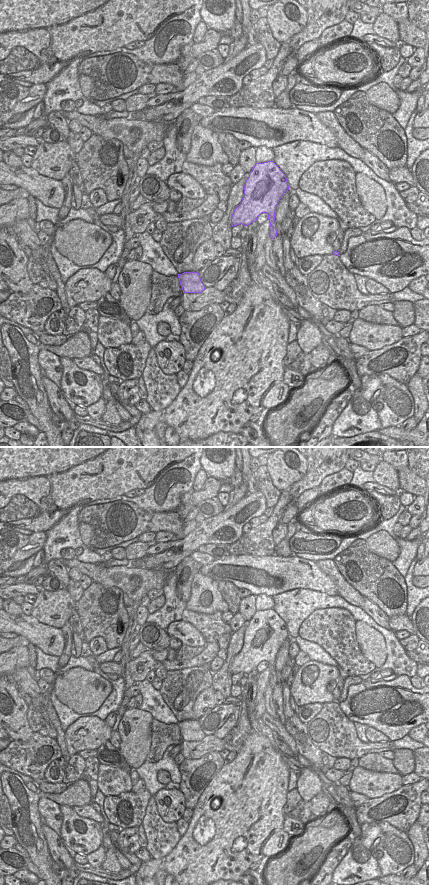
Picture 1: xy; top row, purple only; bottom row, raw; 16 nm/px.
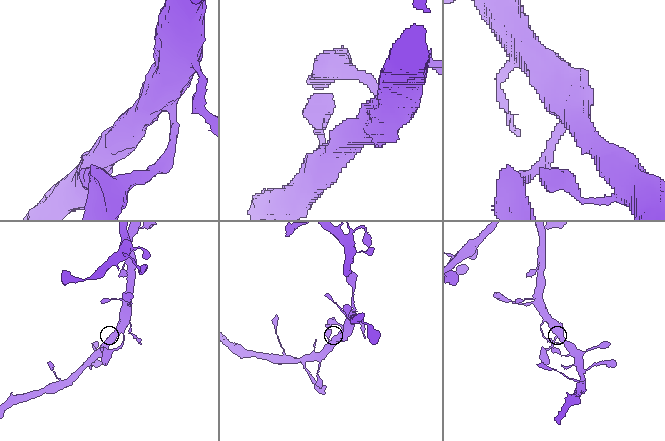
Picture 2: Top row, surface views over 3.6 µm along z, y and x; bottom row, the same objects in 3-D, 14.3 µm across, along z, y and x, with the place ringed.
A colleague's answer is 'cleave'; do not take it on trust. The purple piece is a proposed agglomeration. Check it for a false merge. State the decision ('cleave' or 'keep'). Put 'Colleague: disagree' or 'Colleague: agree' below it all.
keep
Colleague: disagree

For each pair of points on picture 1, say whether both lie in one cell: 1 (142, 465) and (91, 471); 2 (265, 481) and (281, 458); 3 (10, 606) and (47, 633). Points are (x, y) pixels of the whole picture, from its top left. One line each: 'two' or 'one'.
1: one
2: two
3: two

